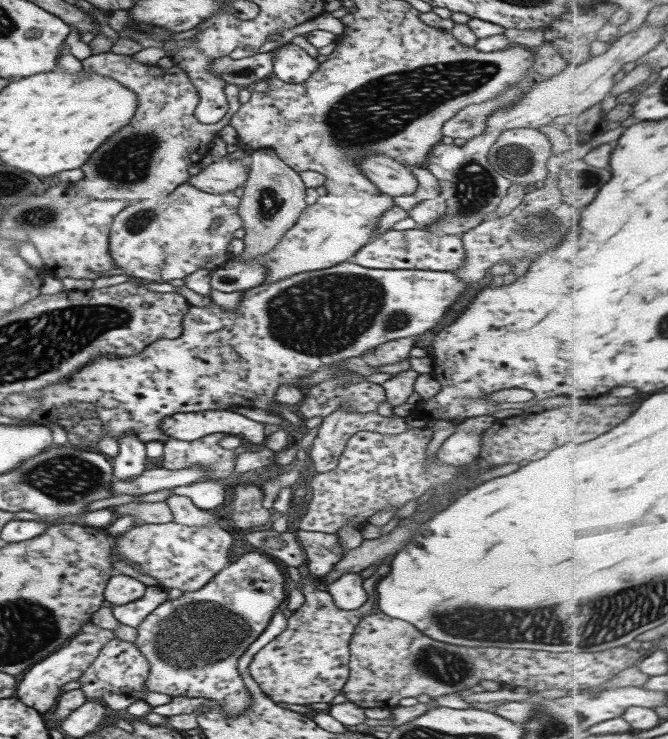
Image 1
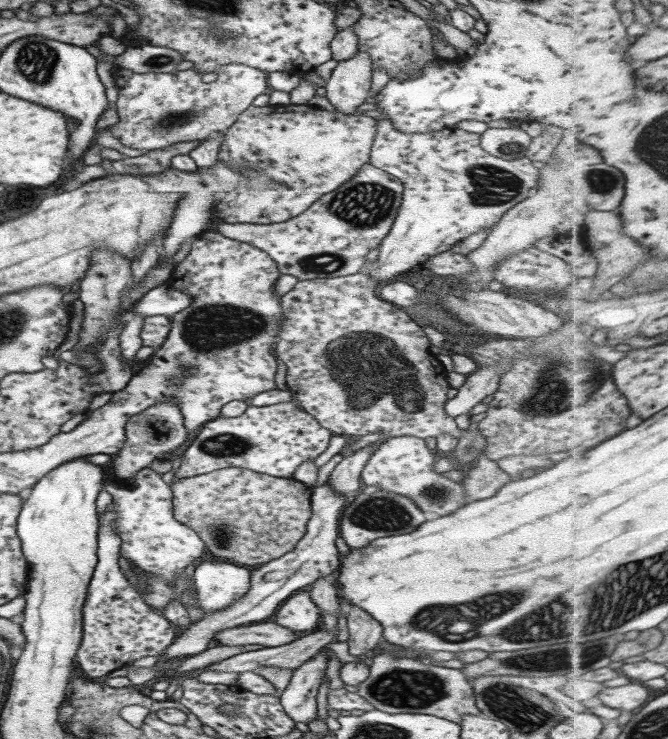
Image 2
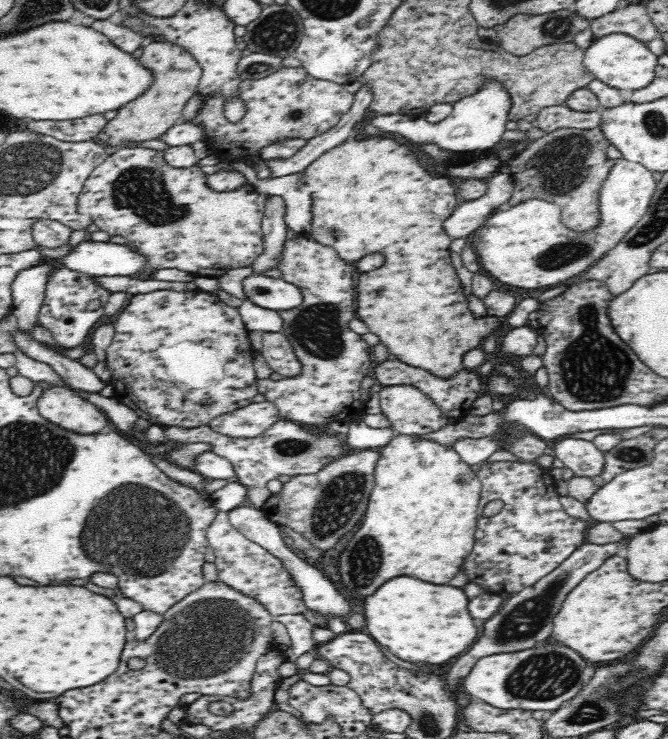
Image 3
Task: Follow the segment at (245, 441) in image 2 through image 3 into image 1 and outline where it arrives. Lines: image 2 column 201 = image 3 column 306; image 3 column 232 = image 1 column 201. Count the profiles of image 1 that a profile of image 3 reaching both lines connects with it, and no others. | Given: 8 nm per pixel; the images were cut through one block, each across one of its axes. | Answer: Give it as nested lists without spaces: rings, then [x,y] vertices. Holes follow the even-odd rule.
[[[223,433],[206,434],[191,442],[168,438],[162,447],[161,468],[181,470],[194,464],[206,466],[203,480],[229,479],[235,466],[234,449],[219,446]]]

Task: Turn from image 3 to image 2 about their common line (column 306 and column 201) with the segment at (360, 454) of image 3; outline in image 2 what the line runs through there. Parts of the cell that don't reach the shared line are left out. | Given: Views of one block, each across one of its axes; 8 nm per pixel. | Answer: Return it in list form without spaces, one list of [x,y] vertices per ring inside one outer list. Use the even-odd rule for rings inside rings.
[[[229,467],[187,478],[173,477],[172,515],[203,541],[205,553],[246,568],[289,552],[306,532],[311,488],[292,478],[277,478]]]

